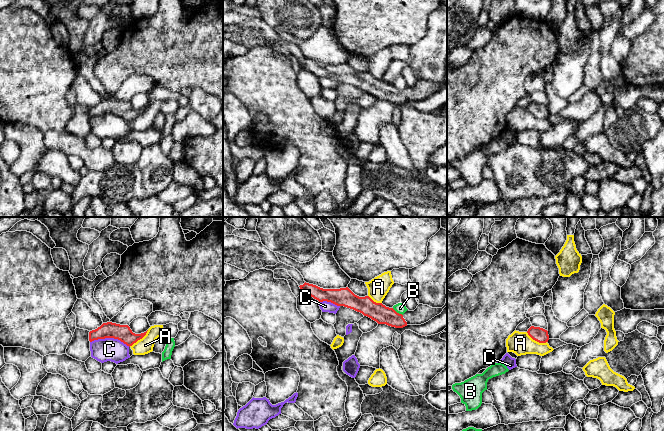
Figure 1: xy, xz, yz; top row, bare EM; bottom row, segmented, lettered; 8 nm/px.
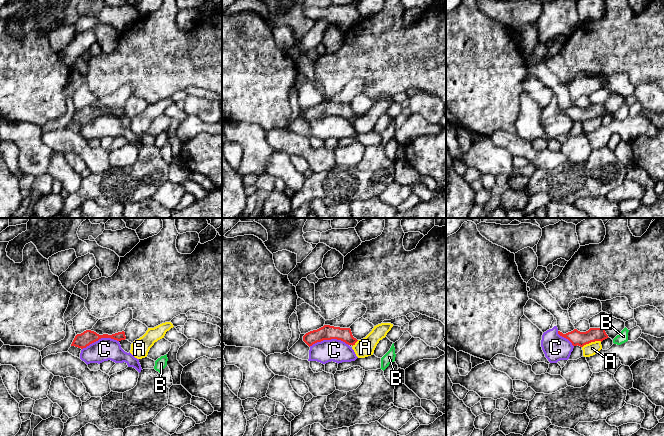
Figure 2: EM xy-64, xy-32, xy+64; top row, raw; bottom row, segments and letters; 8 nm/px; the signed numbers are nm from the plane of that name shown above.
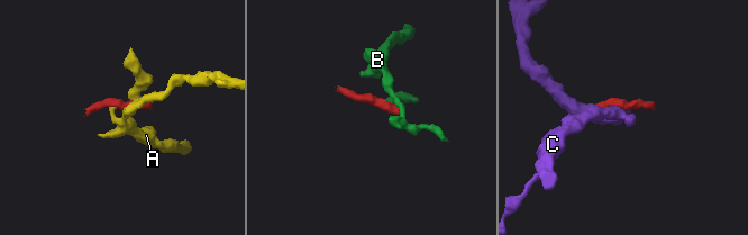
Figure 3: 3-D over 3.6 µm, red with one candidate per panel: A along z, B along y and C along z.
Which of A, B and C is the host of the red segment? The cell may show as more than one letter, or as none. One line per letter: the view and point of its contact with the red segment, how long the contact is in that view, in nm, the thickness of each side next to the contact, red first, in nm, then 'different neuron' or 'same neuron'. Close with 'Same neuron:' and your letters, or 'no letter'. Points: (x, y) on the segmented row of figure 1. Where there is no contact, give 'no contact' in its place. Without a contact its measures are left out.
A: meets red in yz at (536, 340); contact 190 nm long; 120 nm thick on the red side, 190 nm on the other; different neuron
B: meets red in xz at (396, 312); contact 110 nm long; 150 nm thick on the red side, 80 nm on the other; different neuron
C: meets red in xy at (110, 337); contact 320 nm long; 130 nm thick on the red side, 190 nm on the other; different neuron
Same neuron: no letter

